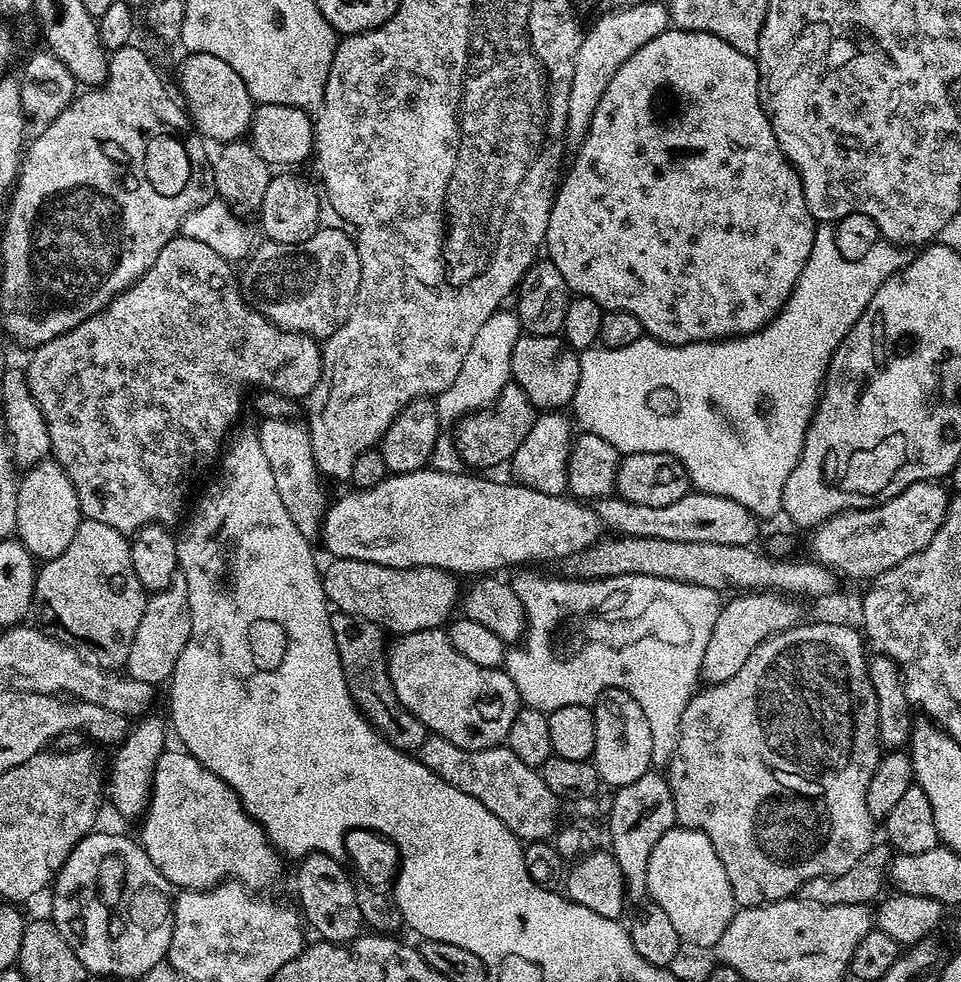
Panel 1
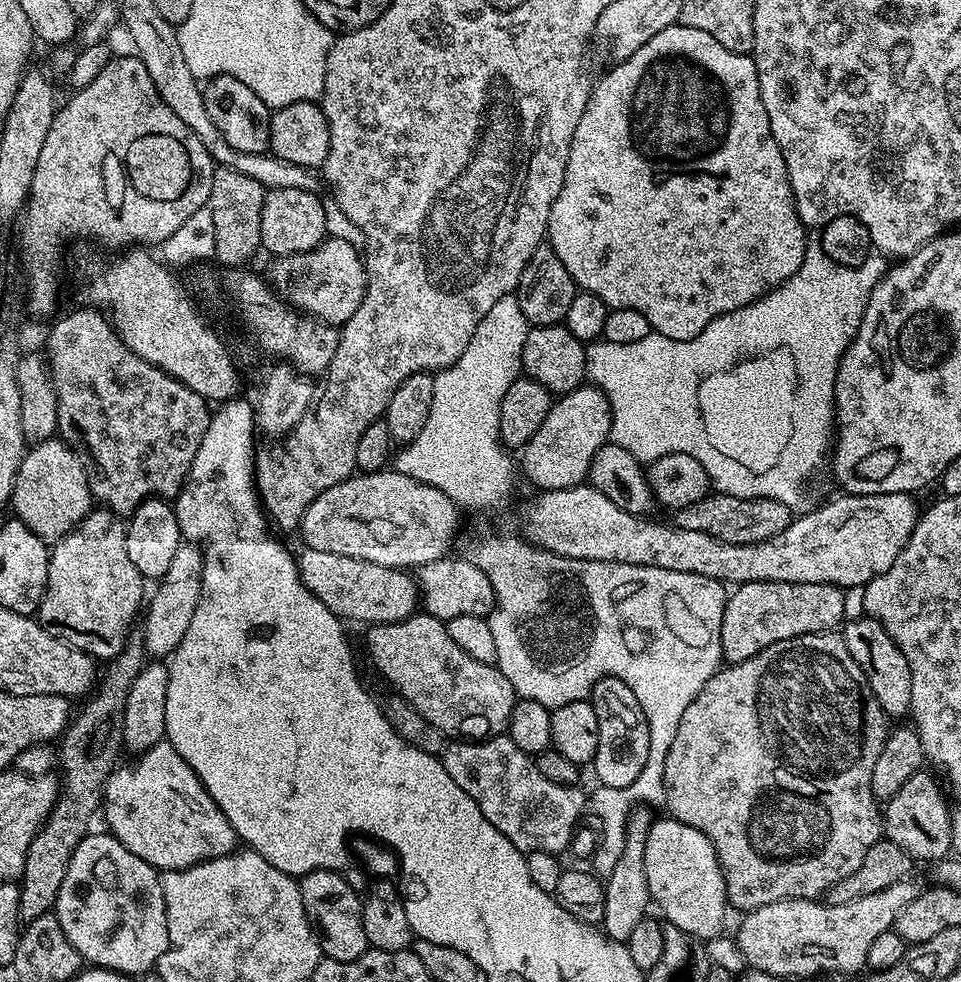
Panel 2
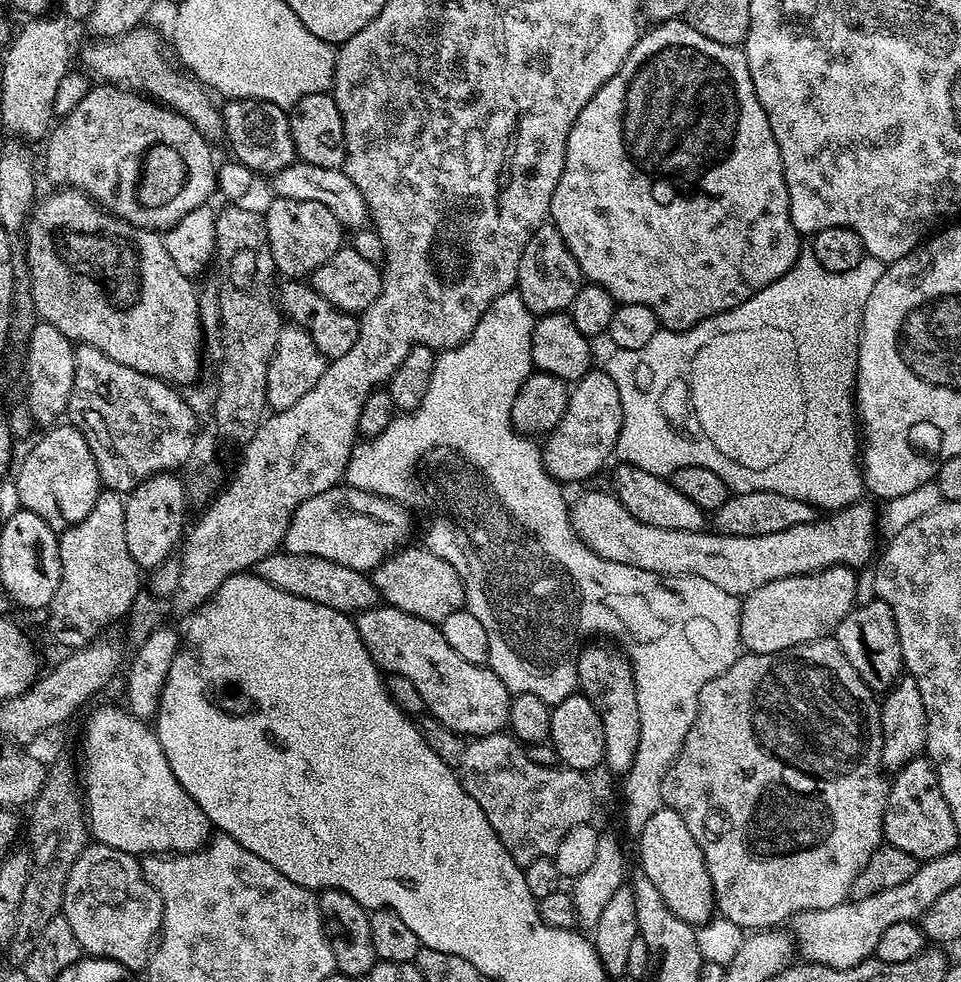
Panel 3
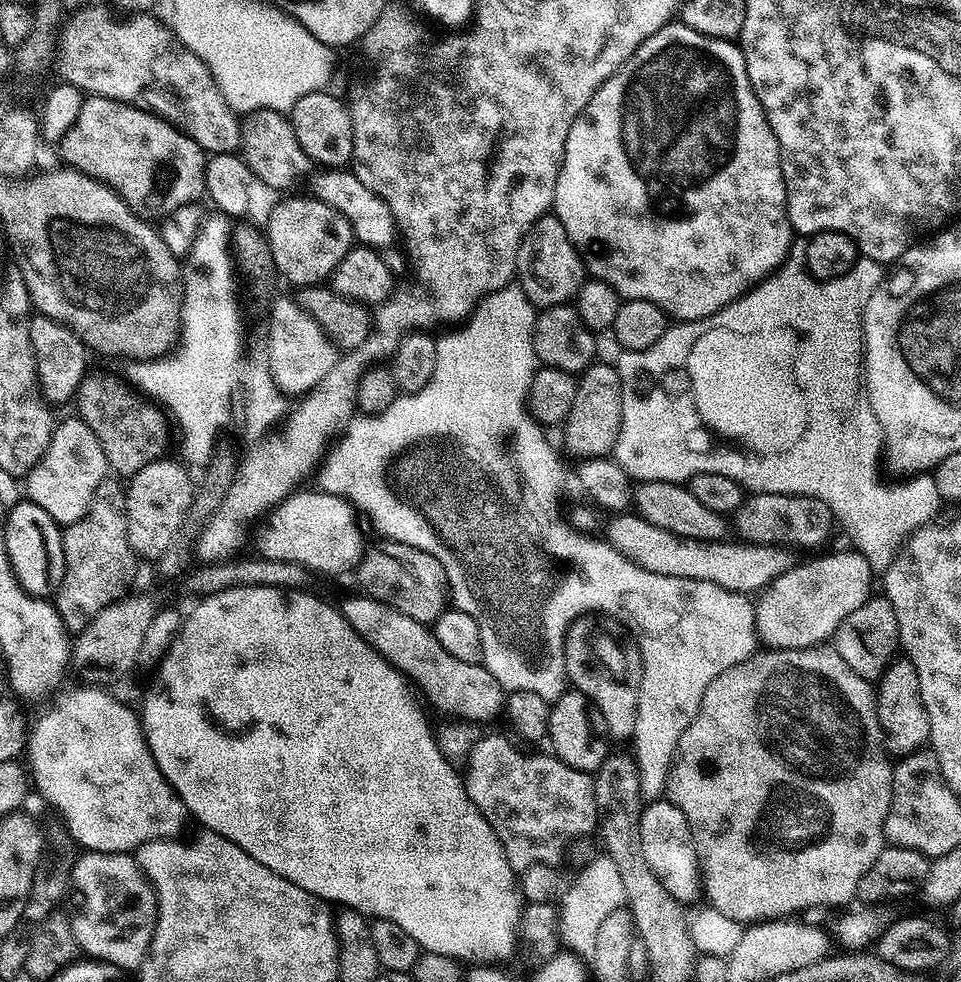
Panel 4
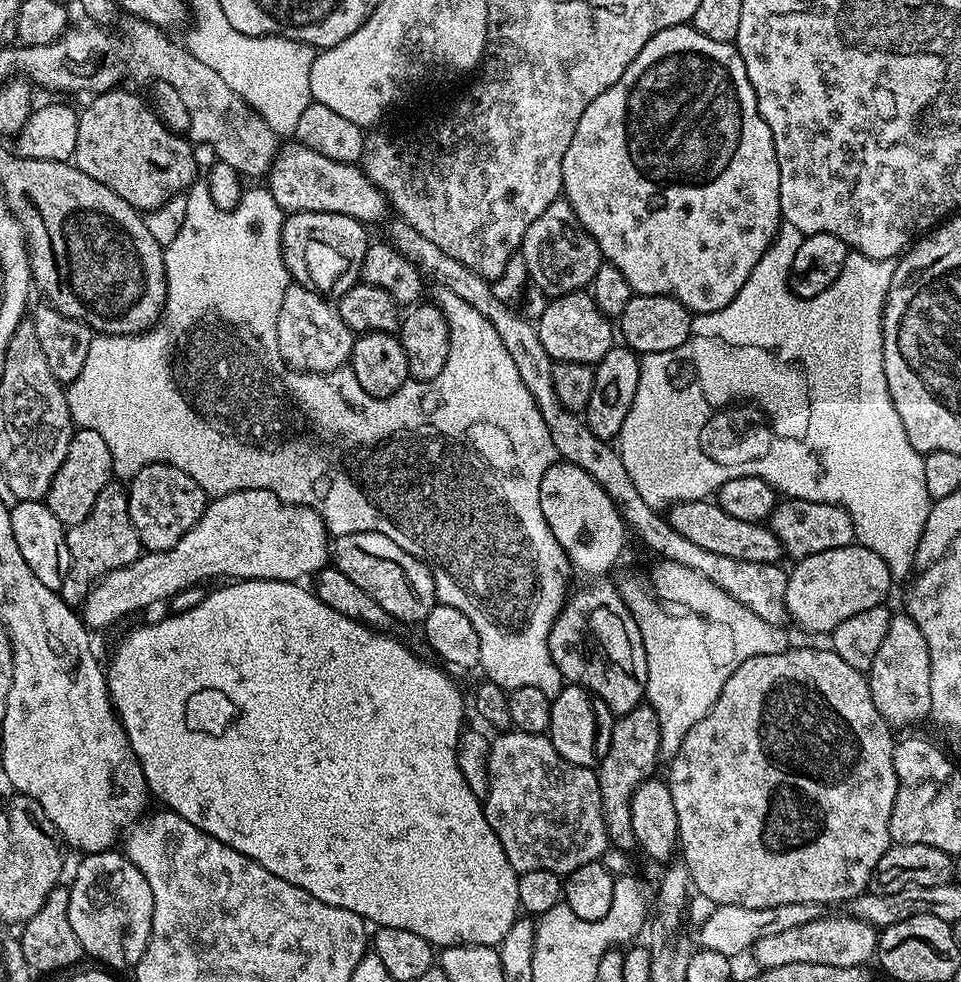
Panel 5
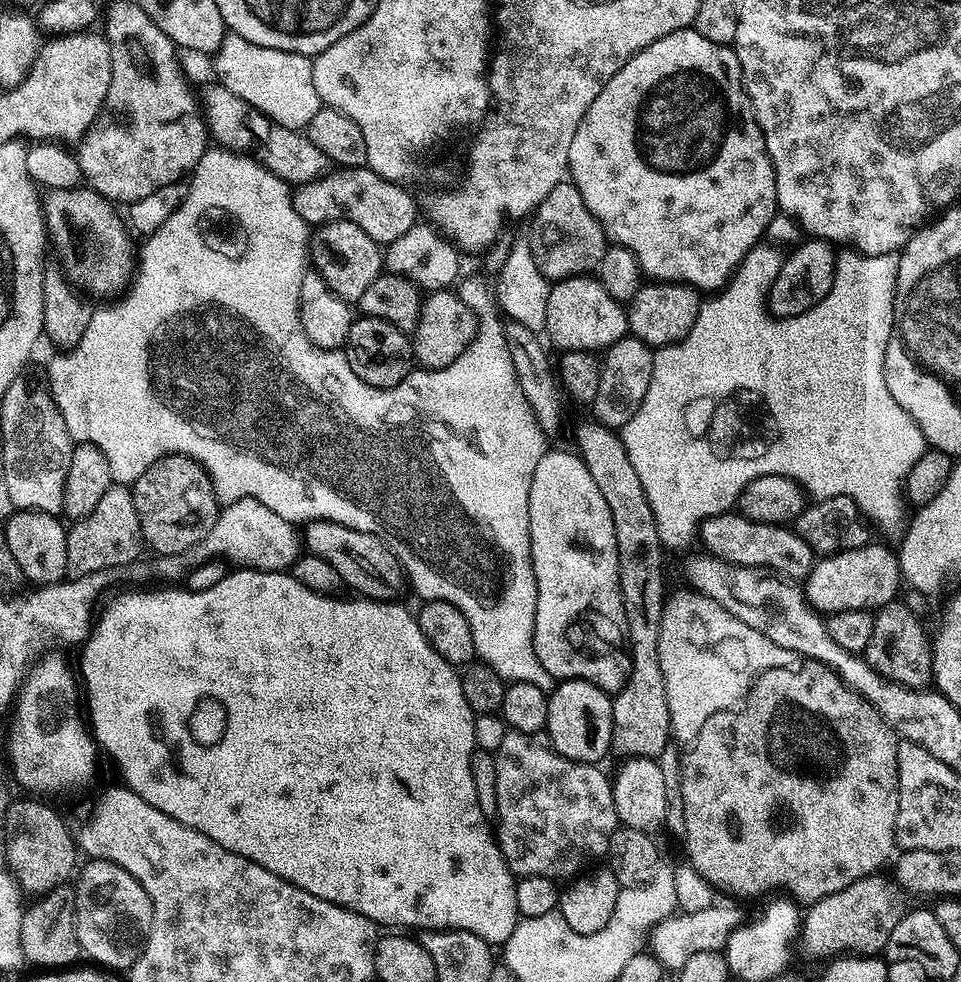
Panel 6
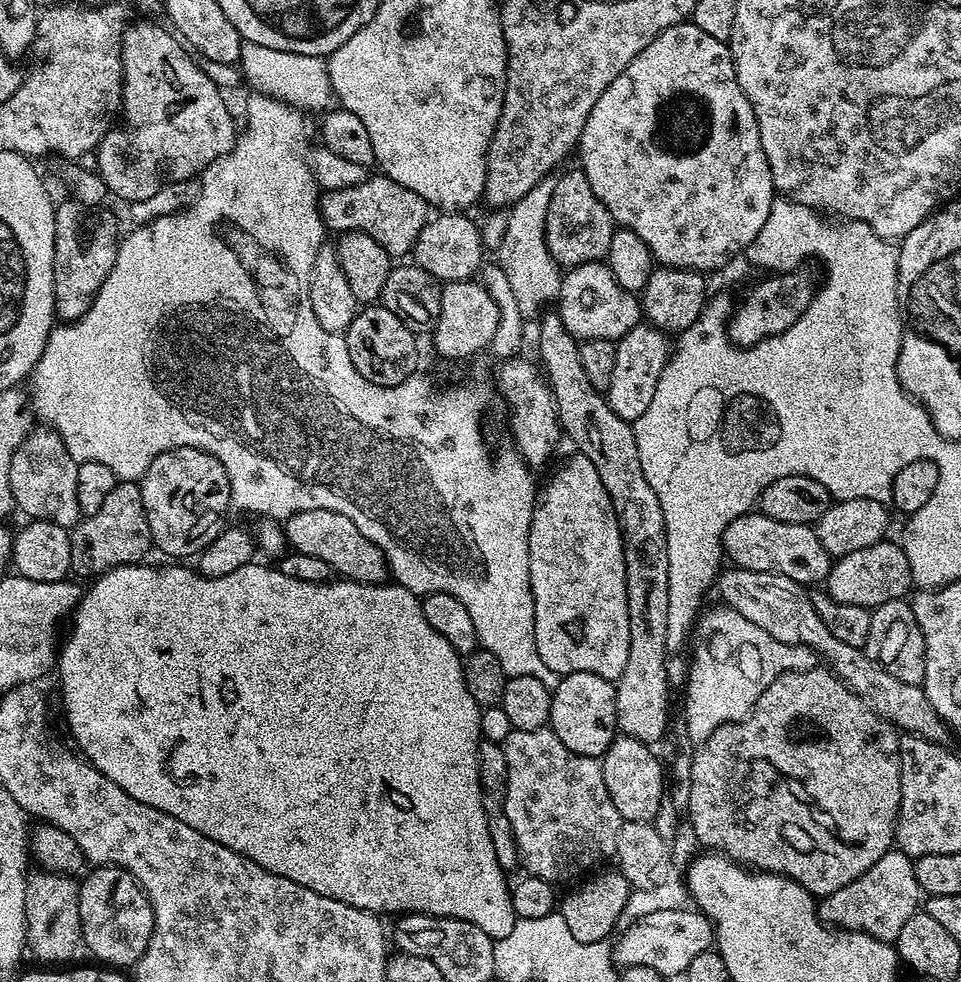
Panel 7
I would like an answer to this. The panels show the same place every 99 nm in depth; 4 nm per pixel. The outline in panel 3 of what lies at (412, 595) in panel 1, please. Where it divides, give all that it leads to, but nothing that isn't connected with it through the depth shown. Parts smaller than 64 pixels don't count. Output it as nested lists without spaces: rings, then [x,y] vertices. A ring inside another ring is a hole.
[[[277,550],[258,561],[254,572],[270,586],[278,586],[278,590],[286,590],[298,598],[330,606],[330,610],[345,614],[365,612],[381,603],[378,590],[372,584],[372,577],[368,572],[359,572],[350,566],[330,562],[326,558]]]

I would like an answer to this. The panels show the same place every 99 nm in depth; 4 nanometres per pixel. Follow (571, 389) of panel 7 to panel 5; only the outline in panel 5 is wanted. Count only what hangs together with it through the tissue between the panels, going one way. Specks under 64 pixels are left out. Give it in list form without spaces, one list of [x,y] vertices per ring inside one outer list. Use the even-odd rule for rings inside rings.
[[[646,702],[626,714],[615,717],[610,734],[610,750],[595,769],[598,790],[602,794],[602,814],[606,822],[609,845],[615,848],[637,847],[634,838],[634,822],[630,822],[630,802],[634,790],[643,782],[657,775],[656,763],[661,763],[660,723],[656,711]]]

